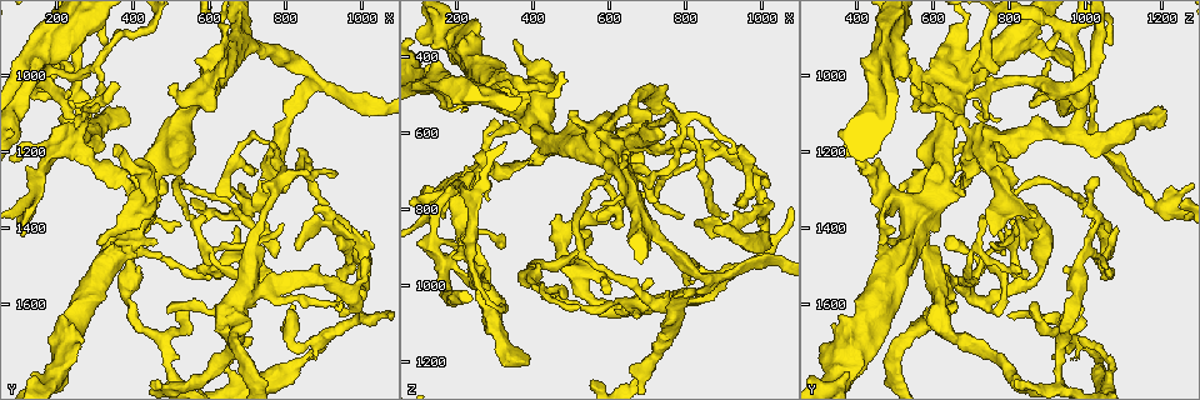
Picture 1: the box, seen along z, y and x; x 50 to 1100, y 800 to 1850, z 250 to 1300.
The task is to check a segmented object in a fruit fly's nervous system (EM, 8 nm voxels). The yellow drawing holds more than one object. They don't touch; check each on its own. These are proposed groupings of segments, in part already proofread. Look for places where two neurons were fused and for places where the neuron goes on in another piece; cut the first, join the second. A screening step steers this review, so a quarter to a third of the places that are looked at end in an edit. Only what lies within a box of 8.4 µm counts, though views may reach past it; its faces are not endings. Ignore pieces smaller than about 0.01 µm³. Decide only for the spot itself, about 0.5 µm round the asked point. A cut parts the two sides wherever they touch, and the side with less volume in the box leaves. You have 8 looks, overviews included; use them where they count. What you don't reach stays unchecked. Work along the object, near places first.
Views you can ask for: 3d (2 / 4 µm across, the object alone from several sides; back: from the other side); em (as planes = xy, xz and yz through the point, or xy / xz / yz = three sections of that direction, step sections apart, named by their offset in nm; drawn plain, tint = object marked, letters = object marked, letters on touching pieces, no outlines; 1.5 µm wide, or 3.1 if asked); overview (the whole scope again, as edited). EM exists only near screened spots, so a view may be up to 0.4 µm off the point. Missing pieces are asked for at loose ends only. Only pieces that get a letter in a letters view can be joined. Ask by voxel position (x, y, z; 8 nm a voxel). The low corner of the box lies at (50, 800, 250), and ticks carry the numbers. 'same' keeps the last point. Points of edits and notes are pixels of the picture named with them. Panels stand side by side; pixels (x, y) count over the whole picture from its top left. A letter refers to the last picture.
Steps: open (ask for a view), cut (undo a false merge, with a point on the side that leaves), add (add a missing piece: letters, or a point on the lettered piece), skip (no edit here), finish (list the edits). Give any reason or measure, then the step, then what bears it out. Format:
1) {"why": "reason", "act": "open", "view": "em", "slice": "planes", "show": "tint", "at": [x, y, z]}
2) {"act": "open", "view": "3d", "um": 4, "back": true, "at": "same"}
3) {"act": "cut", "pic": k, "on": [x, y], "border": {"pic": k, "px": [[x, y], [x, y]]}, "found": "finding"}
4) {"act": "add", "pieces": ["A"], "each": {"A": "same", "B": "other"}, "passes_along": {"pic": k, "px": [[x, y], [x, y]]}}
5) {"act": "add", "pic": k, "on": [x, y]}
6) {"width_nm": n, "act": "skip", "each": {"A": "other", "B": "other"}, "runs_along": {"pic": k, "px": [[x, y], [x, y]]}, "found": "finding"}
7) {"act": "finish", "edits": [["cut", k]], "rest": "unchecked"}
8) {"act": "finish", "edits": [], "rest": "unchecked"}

{"act": "open", "view": "3d", "um": 4, "back": true, "at": [600, 1450, 715]}

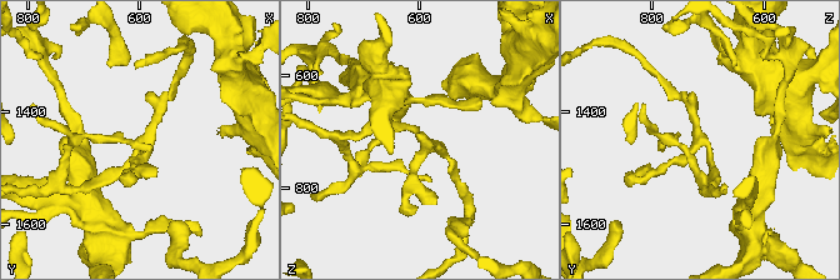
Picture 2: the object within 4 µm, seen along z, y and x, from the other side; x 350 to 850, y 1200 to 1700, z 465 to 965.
{"arms": 3, "act": "open", "view": "em", "slice": "xy", "step": 4, "show": "tint", "at": [590, 1445, 715]}

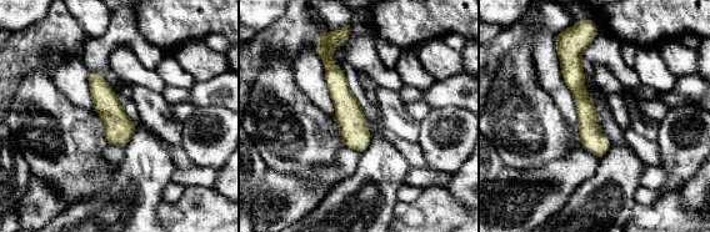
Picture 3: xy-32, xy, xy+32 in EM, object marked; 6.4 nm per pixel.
{"act": "open", "view": "em", "slice": "xy", "step": 4, "show": "letters", "at": "same"}

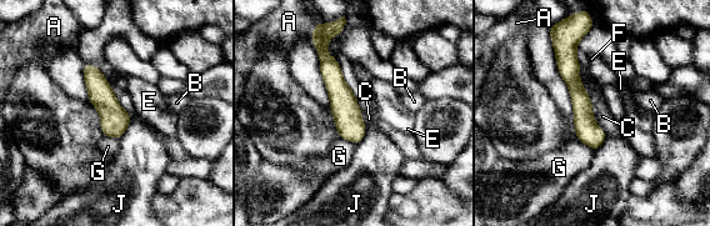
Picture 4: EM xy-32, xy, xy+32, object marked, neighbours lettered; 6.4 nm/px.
{"act": "skip", "each": {"A": "other", "B": "other", "C": "other", "E": "other", "F": "other", "G": "other", "J": "other"}, "runs_along": {"pic": 4, "px": [[575, 39], [569, 70], [595, 145]]}, "found": "all the same neuron"}

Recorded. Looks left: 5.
{"why": "an open end", "act": "open", "view": "3d", "um": 2, "at": [930, 1380, 810]}

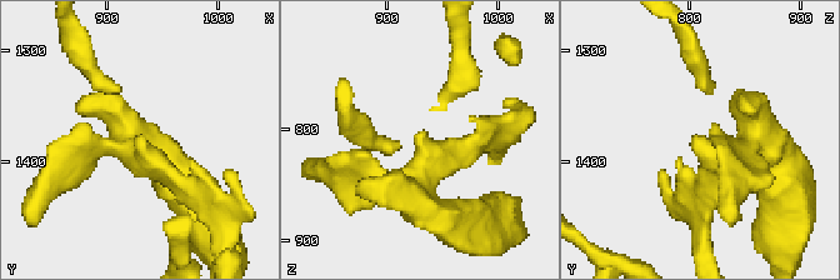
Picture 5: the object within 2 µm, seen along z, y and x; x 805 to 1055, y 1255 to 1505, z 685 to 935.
{"why": "shape alone is not enough", "act": "open", "view": "em", "slice": "xz", "step": 8, "show": "tint", "at": [928, 1380, 806]}

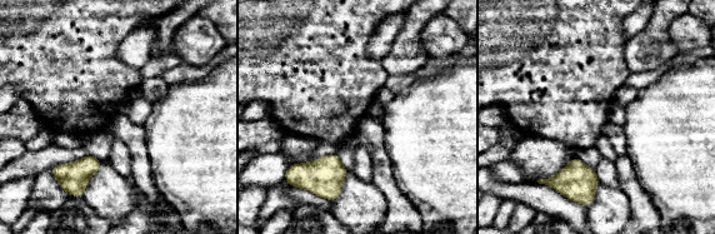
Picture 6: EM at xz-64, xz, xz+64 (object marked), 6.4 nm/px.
{"act": "open", "view": "em", "slice": "planes", "show": "letters", "at": "same"}

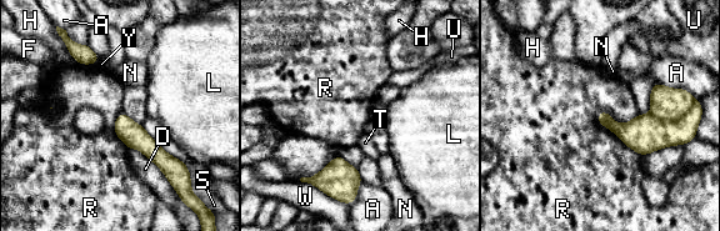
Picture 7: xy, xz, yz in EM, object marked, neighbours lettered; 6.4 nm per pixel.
{"act": "skip", "each": {"A": "other", "D": "other", "F": "other", "H": "other", "L": "other", "N": "other", "R": "other", "S": "other", "T": "other", "U": "other", "W": "other", "Y": "other"}, "found": "no lettered piece goes on from it"}

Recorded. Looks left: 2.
{"why": "looks like a crossing", "act": "open", "view": "em", "slice": "planes", "show": "letters", "at": [185, 1040, 950]}

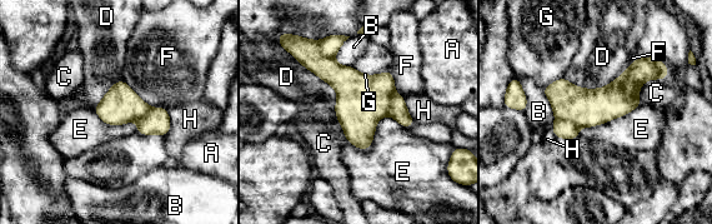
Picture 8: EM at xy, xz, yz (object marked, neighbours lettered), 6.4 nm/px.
{"width_nm": 220, "act": "cut", "pic": 8, "on": [362, 100], "each": {"A": "other", "B": "other", "C": "other", "D": "other", "E": "other", "F": "other", "G": "other", "H": "other"}, "part_leaving": {"pic": 8, "px": [[651, 73], [613, 99], [547, 91]]}, "found": "two neurons meet here"}

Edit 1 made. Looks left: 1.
{"act": "finish", "edits": [["cut", 8]], "rest": "unchecked"}

